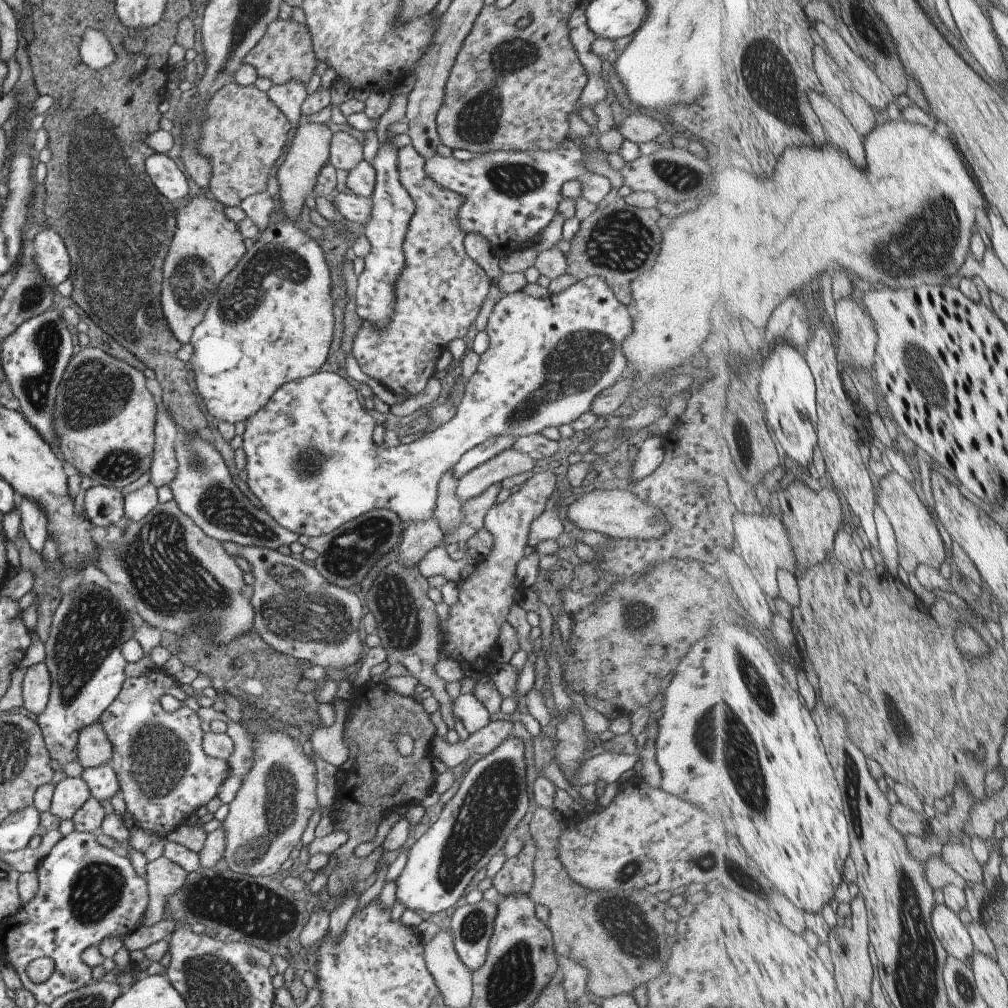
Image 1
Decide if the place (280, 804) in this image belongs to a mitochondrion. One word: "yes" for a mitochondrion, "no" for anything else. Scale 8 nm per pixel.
yes

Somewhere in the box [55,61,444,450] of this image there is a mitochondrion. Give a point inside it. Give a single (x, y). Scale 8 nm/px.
(274, 266)

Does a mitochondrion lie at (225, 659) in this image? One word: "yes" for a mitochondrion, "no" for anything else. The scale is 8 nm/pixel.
yes

